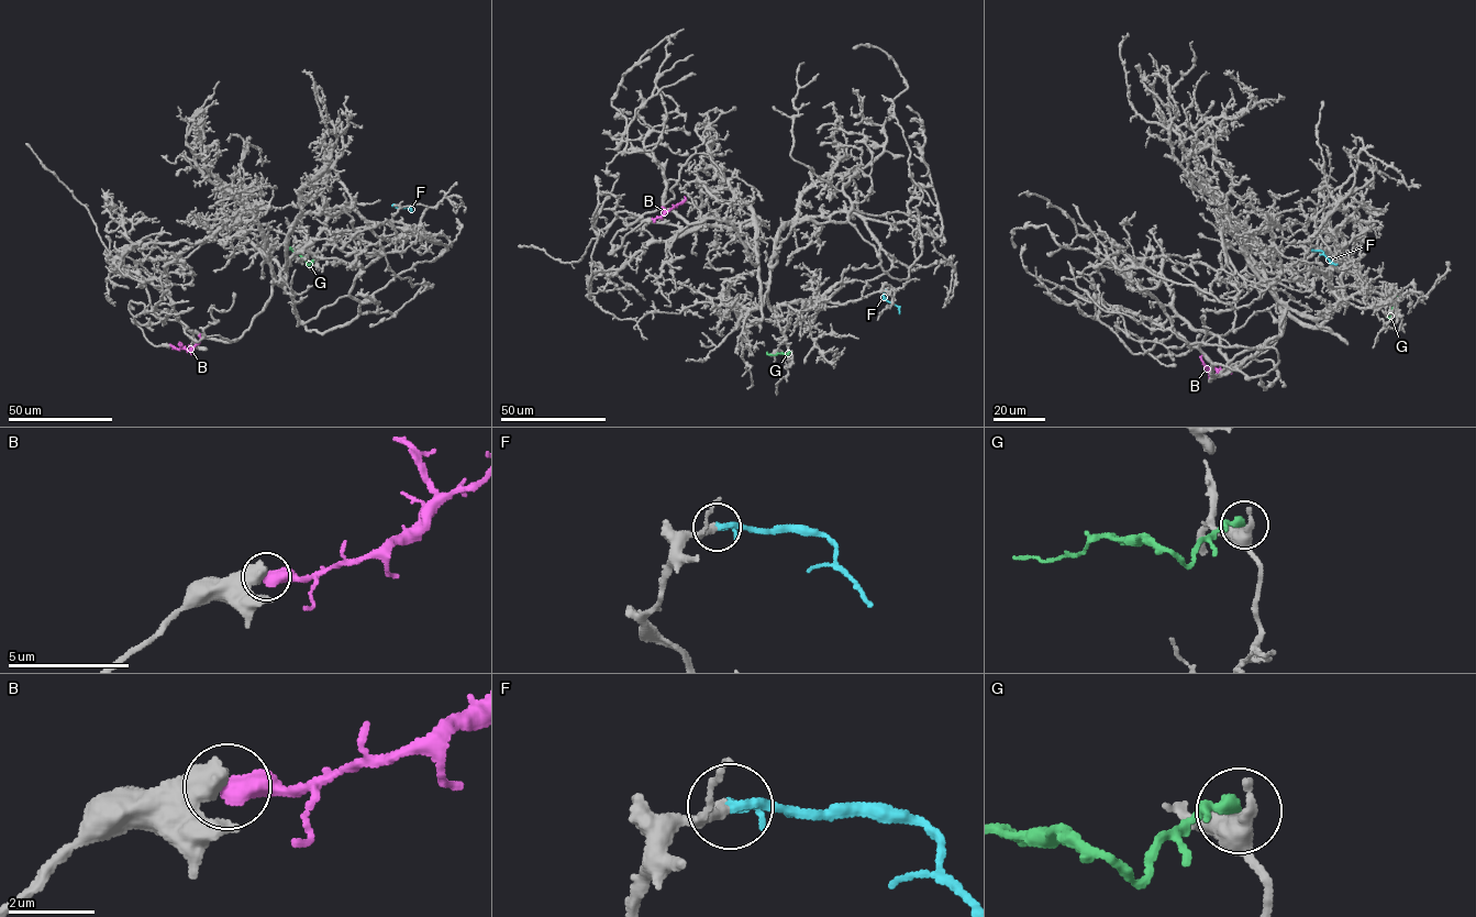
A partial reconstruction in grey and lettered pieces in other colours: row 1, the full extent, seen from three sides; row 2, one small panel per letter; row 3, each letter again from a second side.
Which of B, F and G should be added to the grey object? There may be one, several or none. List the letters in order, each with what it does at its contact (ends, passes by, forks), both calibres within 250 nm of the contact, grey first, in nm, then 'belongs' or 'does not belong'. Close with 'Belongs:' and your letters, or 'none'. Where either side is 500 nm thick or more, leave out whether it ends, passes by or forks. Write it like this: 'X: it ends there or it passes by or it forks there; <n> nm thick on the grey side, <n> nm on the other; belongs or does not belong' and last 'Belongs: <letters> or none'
B: 700 nm thick on the grey side, 600 nm on the other; does not belong
F: it passes by; 240 nm thick on the grey side, 160 nm on the other; belongs
G: 550 nm thick on the grey side, 220 nm on the other; does not belong
Belongs: F

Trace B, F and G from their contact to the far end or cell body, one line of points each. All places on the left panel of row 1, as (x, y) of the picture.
B: (168, 345), (189, 350), (200, 340), (200, 333)
F: (396, 205), (411, 210)
G: (314, 260), (308, 265), (291, 250), (293, 246)

